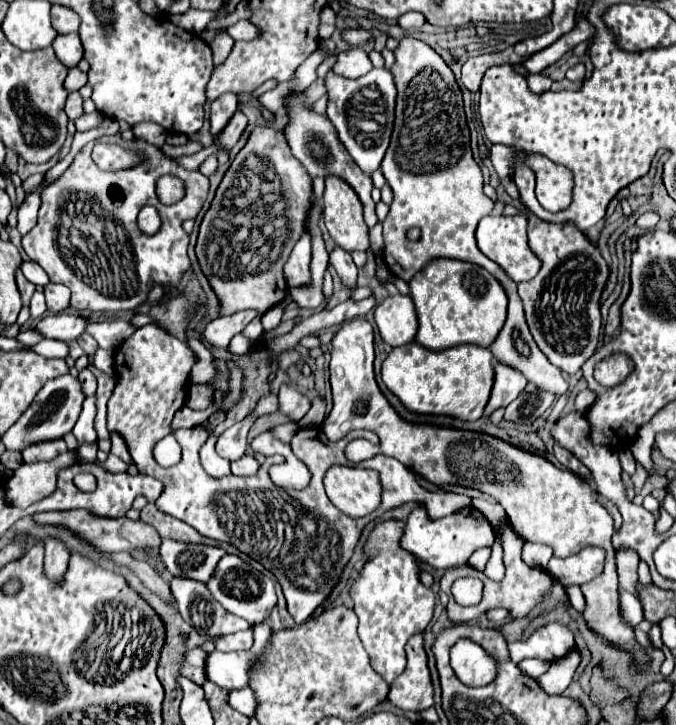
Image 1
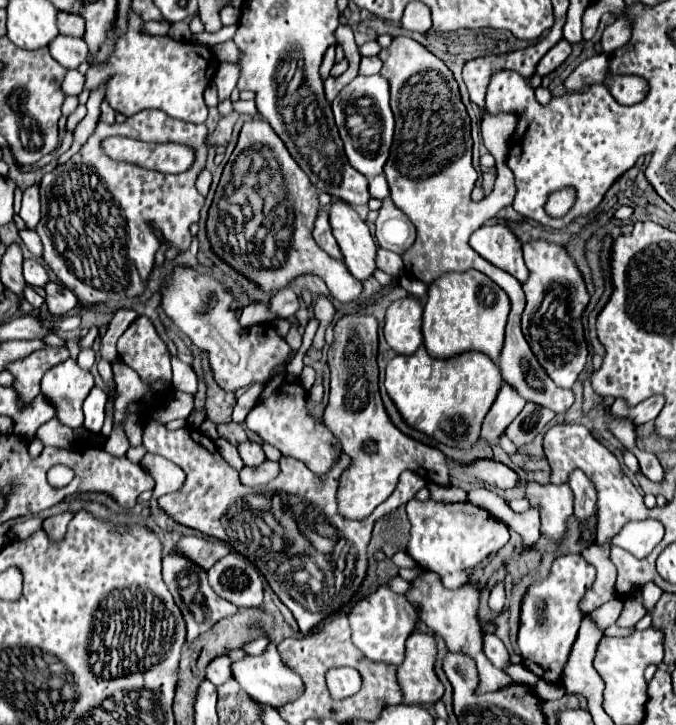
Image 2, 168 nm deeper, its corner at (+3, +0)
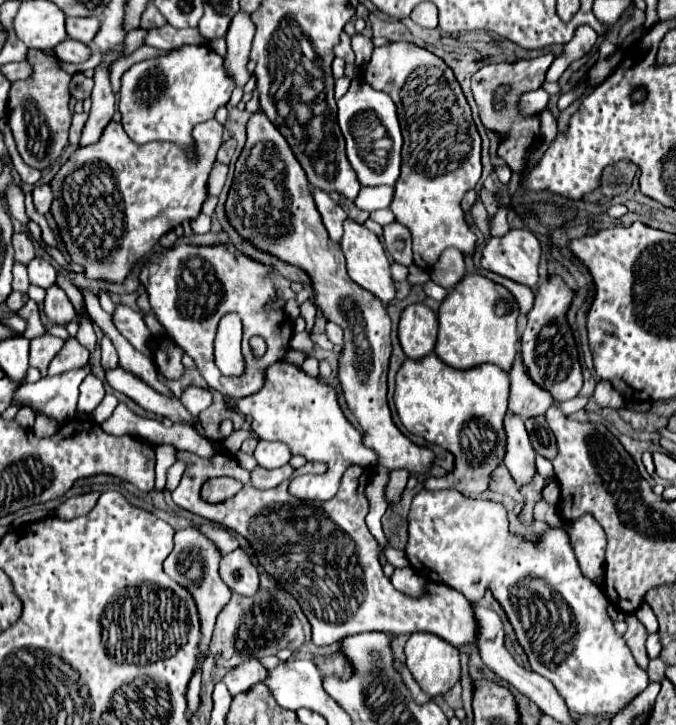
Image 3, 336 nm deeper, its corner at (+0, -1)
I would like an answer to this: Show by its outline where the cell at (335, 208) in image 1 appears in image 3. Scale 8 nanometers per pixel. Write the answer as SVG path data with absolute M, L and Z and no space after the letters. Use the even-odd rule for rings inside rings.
M345 219L343 227L345 227L345 233L343 233L343 239L341 239L341 249L343 249L345 259L347 259L349 277L357 285L361 285L363 289L375 293L383 303L389 303L395 297L395 287L393 287L391 273L389 273L389 259L387 259L387 253L381 245L379 237L353 219Z

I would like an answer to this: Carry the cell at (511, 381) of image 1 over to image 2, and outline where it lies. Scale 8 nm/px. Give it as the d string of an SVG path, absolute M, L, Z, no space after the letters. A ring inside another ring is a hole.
M504 384L500 388L500 394L498 394L494 406L490 408L490 412L484 418L482 438L486 442L498 444L500 436L506 432L506 426L510 426L510 422L520 414L524 404L526 404L526 400L518 398L518 392L512 386Z

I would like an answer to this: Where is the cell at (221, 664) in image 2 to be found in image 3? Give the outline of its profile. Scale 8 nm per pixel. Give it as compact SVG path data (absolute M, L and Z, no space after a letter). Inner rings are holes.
M249 659L229 669L229 673L223 677L223 683L227 685L231 695L237 695L241 691L247 691L251 685L263 681L265 675L267 675L267 669L257 659Z

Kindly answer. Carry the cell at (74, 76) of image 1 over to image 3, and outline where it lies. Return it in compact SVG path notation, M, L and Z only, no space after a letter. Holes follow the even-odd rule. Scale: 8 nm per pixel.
M75 73L73 79L71 79L71 85L69 85L69 91L75 99L87 99L91 95L91 89L93 89L93 79L87 77L85 73Z

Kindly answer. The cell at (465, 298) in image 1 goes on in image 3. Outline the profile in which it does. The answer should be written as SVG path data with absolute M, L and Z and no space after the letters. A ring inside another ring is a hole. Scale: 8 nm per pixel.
M467 273L449 291L437 311L439 335L435 343L435 355L453 369L471 369L481 363L493 363L503 371L511 369L517 355L517 299L499 283Z

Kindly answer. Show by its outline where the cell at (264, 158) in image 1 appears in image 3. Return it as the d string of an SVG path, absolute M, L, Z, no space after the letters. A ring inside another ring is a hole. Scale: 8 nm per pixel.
M261 111L253 113L247 123L247 143L235 163L235 177L233 177L233 185L231 185L227 201L225 201L225 213L227 213L227 219L233 225L233 229L243 239L247 239L255 249L267 251L273 257L303 269L313 281L313 289L317 293L317 307L321 307L321 311L325 313L325 317L329 321L337 323L345 331L345 345L339 355L337 377L341 383L343 397L345 397L351 413L355 415L357 423L363 429L363 445L369 447L371 451L377 451L379 465L383 465L385 469L407 469L407 471L413 471L413 475L427 473L433 467L435 453L429 447L419 447L419 445L411 443L395 427L391 413L389 413L389 405L387 405L387 371L389 371L389 357L391 357L391 339L389 339L391 319L389 319L383 303L379 299L375 299L373 293L365 291L363 287L359 287L357 283L353 283L349 279L347 269L345 269L345 257L341 253L339 243L331 243L331 239L327 239L329 235L321 223L321 215L317 213L317 207L313 201L313 189L309 187L309 181L305 179L305 171L301 171L301 165L297 163L297 159L293 159L293 151L289 151L289 143L285 143L285 139L281 139L281 133L273 127L273 123L269 123L269 119L265 119L265 115L261 115Z

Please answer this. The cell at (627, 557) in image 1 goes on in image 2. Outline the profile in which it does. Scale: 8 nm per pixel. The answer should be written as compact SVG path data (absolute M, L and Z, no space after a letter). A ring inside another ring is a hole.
M636 592L636 594L632 594L630 598L624 600L624 610L622 610L616 624L620 628L634 628L638 624L638 620L644 618L644 614L646 614L646 610L642 606L642 594Z

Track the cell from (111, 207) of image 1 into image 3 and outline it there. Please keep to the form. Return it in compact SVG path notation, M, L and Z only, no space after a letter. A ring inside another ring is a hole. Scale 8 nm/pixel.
M215 119L197 125L193 139L199 159L189 163L171 143L135 145L121 123L111 121L97 143L79 147L61 165L51 179L53 205L49 213L57 223L65 255L85 269L87 279L123 283L133 265L153 253L165 233L199 217L221 133L223 125Z

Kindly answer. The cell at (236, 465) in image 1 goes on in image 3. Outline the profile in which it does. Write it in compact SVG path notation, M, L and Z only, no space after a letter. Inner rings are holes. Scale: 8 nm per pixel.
M283 465L277 469L263 469L263 467L255 467L251 471L251 485L255 489L271 489L277 487L281 481L289 479L293 475L293 467L291 465Z

